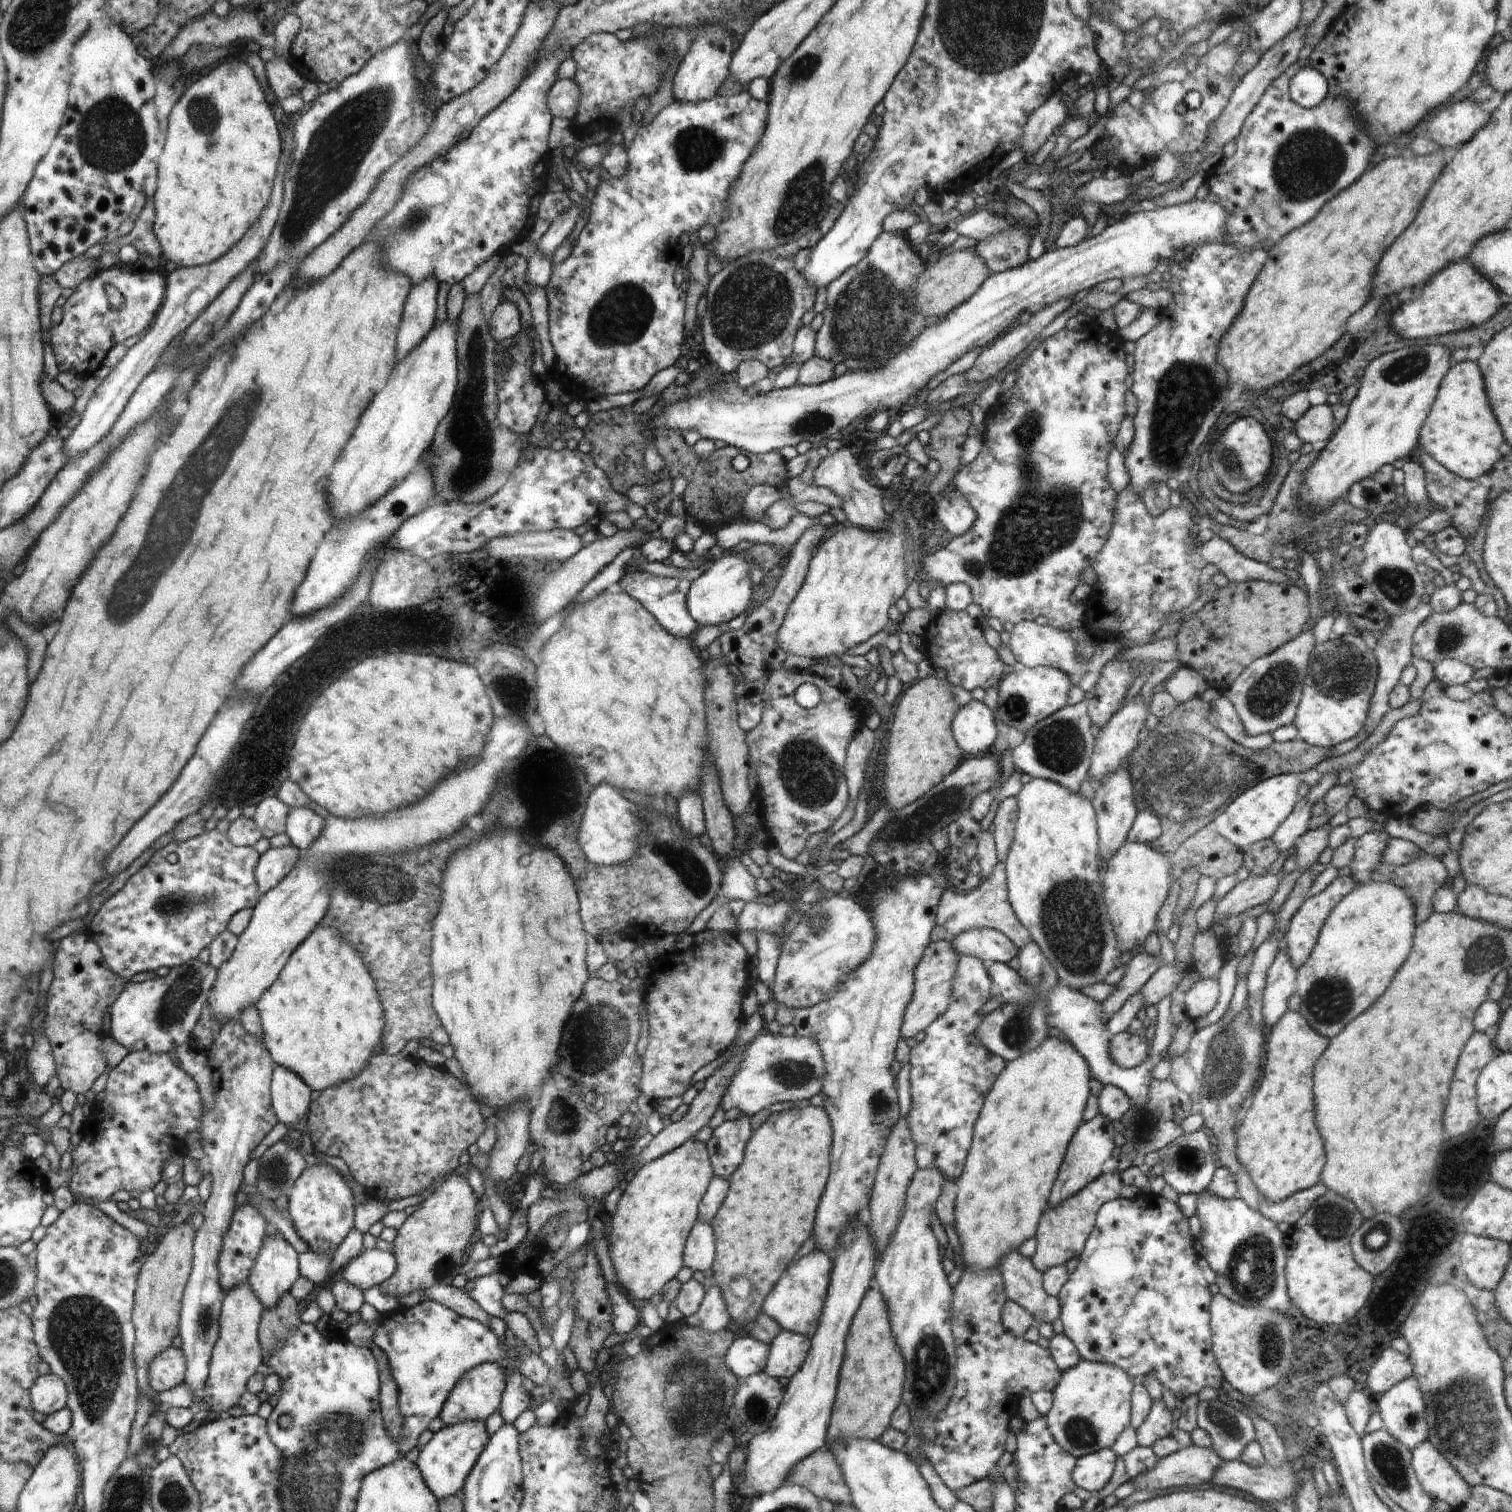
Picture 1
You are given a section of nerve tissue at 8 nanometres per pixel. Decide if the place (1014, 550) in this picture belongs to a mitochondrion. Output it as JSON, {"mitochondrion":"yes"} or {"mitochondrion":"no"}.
{"mitochondrion":"yes"}

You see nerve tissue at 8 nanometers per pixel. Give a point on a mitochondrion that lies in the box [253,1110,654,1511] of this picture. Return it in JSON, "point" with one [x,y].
{"point":[276,1173]}

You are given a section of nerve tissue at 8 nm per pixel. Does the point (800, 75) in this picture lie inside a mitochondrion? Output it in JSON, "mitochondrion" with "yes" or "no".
{"mitochondrion":"yes"}

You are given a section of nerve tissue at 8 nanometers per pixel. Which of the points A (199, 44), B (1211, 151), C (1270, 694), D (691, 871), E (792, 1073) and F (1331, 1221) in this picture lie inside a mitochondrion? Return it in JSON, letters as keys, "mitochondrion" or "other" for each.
{"A":"other","B":"other","C":"mitochondrion","D":"mitochondrion","E":"mitochondrion","F":"mitochondrion"}

